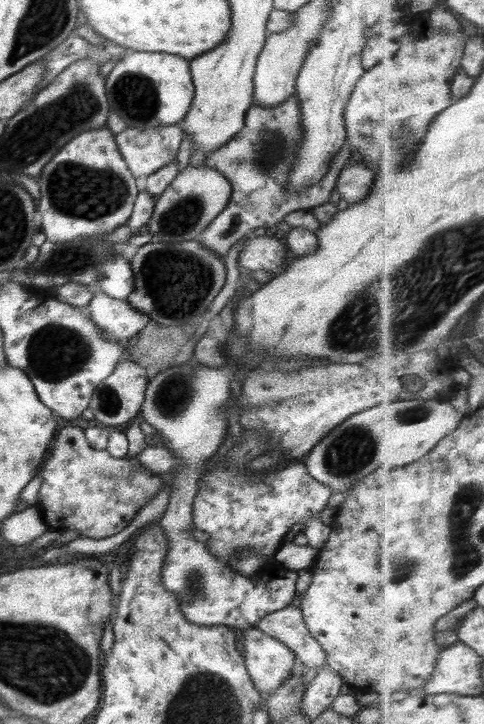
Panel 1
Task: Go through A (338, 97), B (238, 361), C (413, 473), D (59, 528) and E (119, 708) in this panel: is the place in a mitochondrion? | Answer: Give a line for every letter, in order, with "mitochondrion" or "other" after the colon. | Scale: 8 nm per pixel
A: other
B: other
C: other
D: other
E: other

